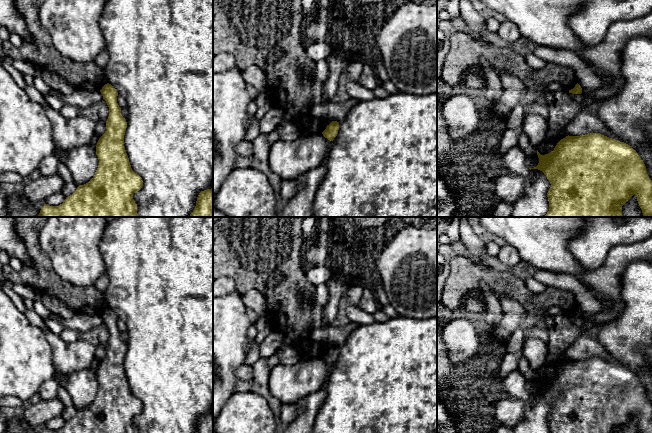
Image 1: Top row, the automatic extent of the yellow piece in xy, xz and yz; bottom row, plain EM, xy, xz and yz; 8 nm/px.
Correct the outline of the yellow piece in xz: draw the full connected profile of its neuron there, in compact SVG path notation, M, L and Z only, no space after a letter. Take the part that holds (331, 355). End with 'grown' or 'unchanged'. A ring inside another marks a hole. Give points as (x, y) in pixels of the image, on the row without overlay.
M332 345L329 349L327 349L326 353L322 356L323 360L330 365L333 365L337 360L339 354L339 346Z; unchanged

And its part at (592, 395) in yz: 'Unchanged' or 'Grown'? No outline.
Unchanged

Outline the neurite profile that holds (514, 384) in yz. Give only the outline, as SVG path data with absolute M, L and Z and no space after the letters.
M518 367L503 380L503 388L508 397L526 402L530 393L525 388L525 382L525 377Z

